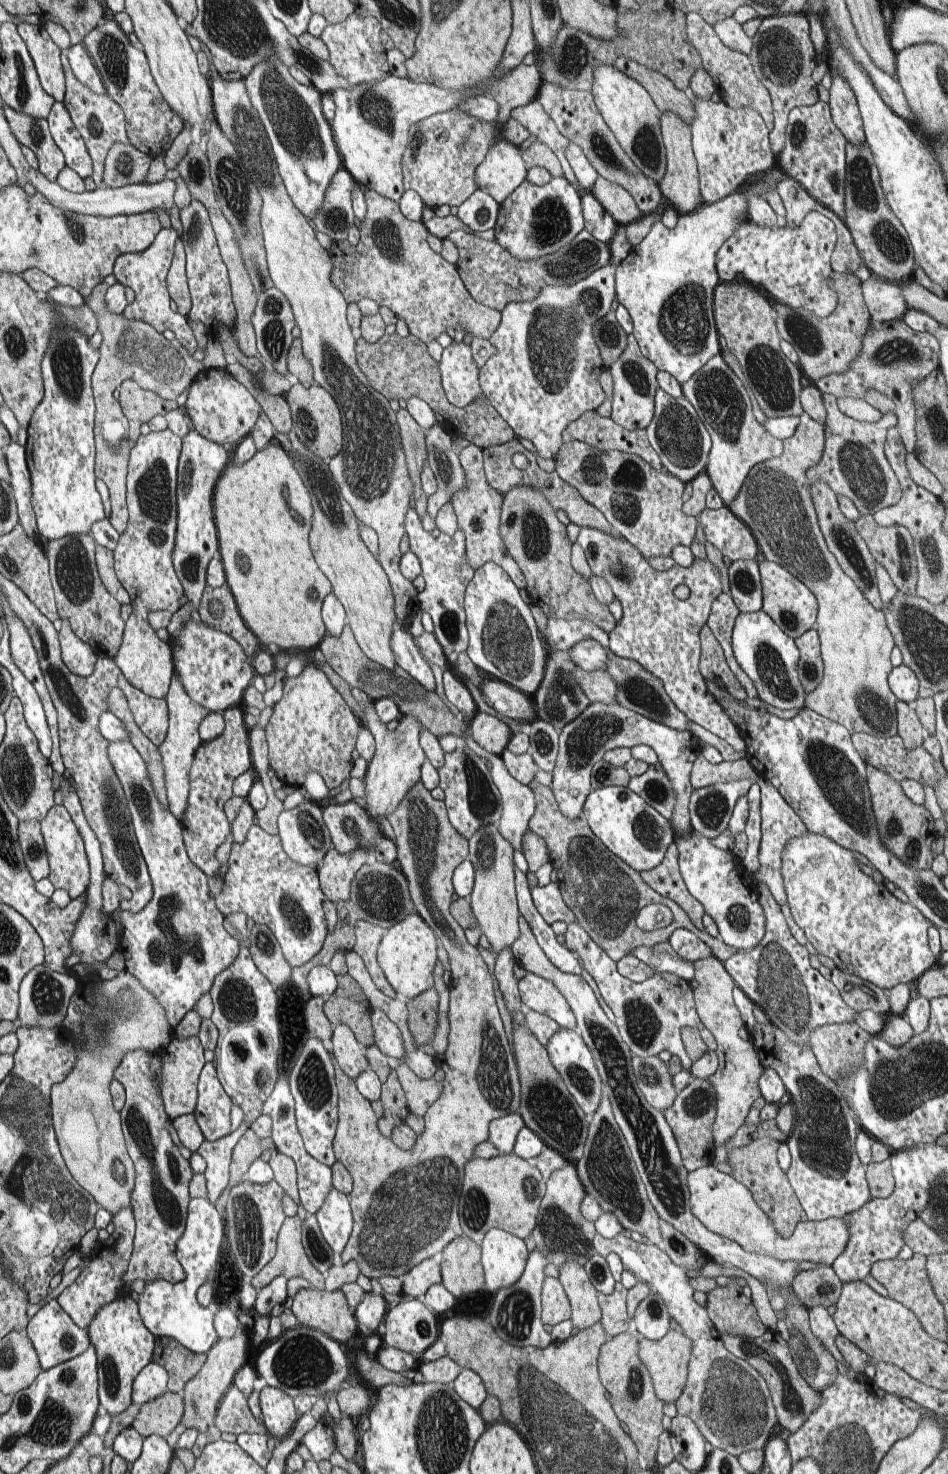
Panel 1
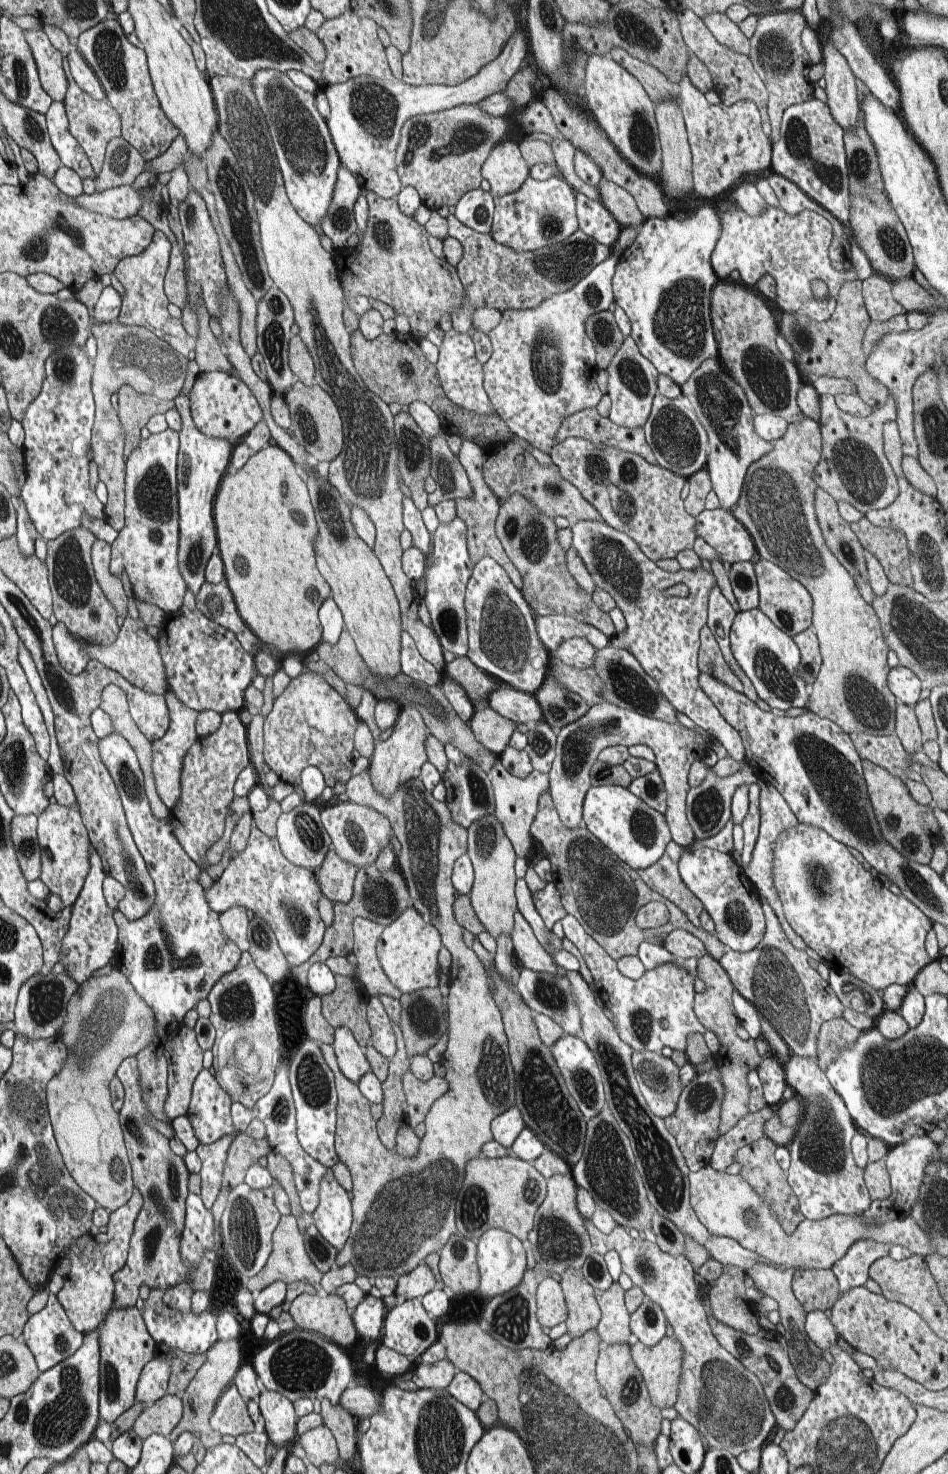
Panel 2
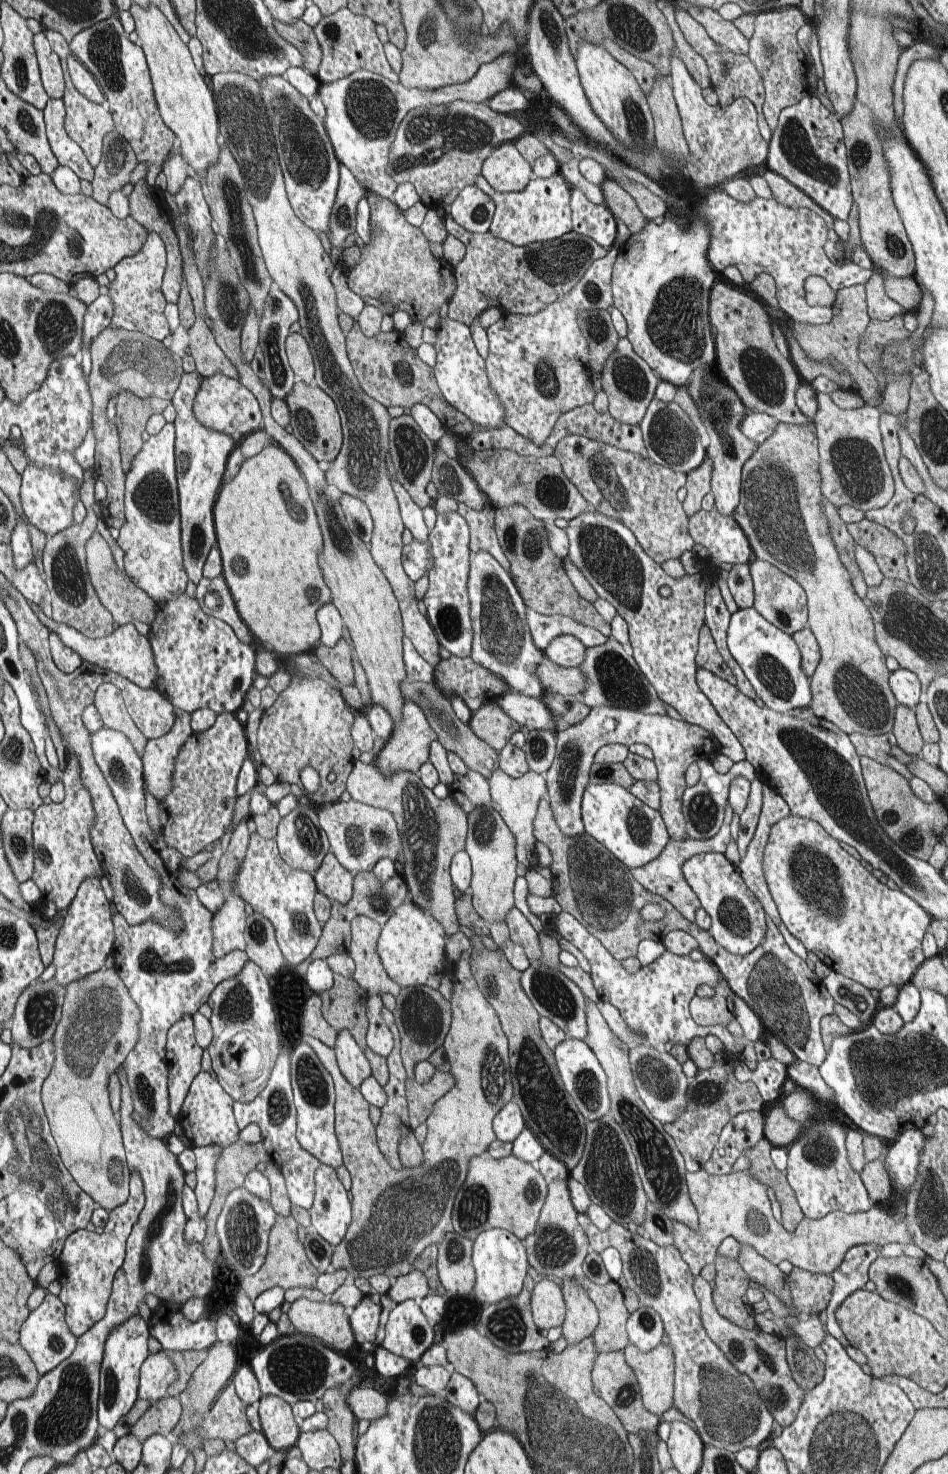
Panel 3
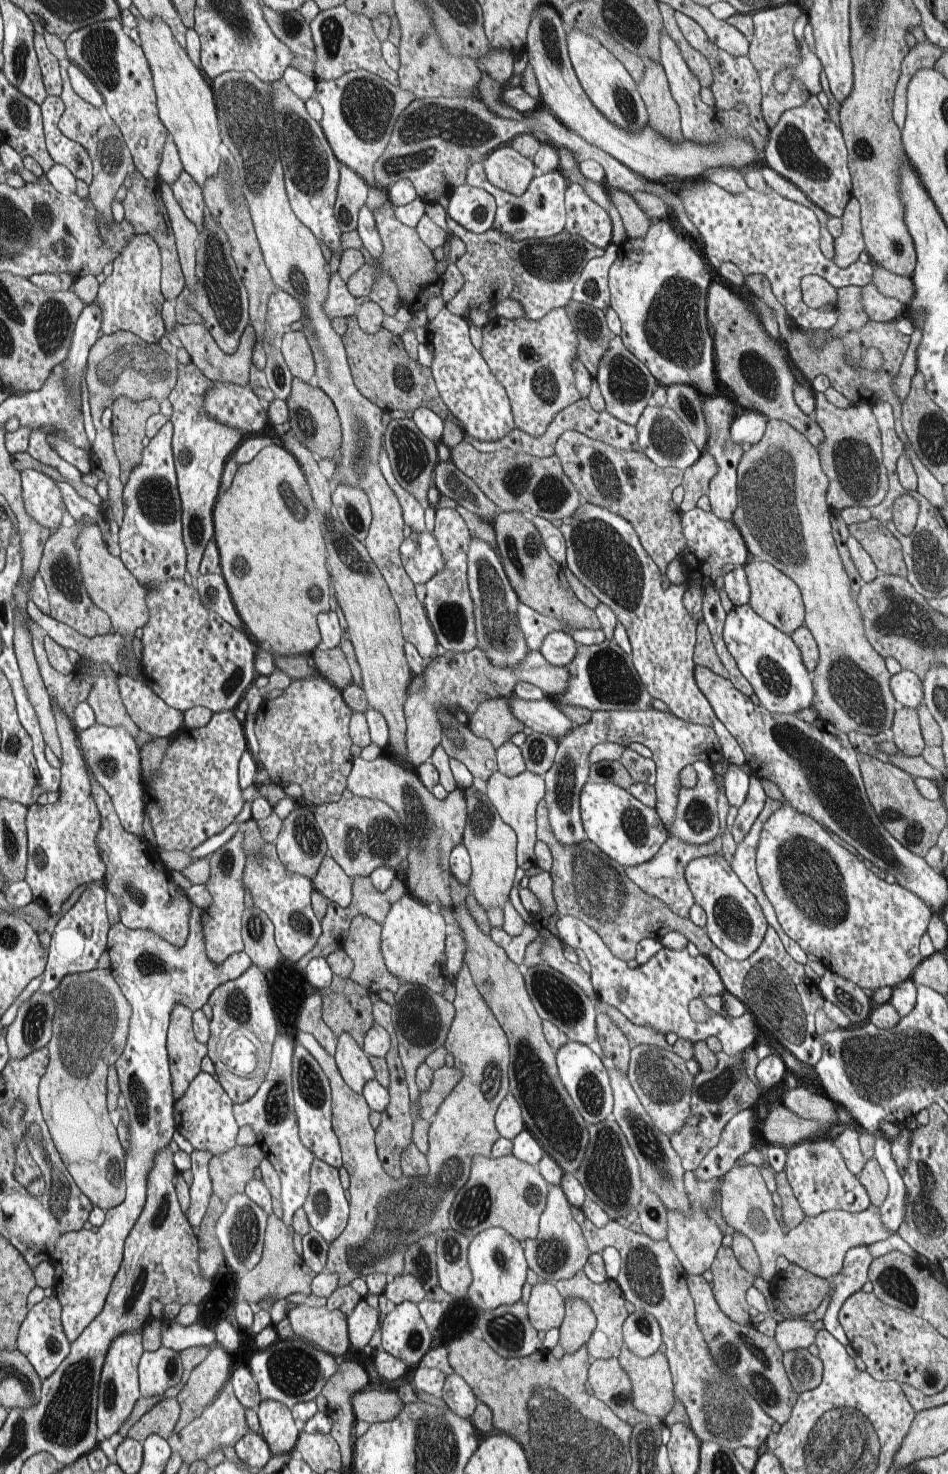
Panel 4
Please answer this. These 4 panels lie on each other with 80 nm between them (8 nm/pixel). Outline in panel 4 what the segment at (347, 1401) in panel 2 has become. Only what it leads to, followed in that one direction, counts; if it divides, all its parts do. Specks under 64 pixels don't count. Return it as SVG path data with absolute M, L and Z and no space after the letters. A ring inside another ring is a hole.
M371 1386L368 1390L359 1390L352 1396L353 1414L356 1420L366 1421L369 1424L392 1420L400 1412L402 1405L396 1392L390 1390L380 1392L377 1386Z

